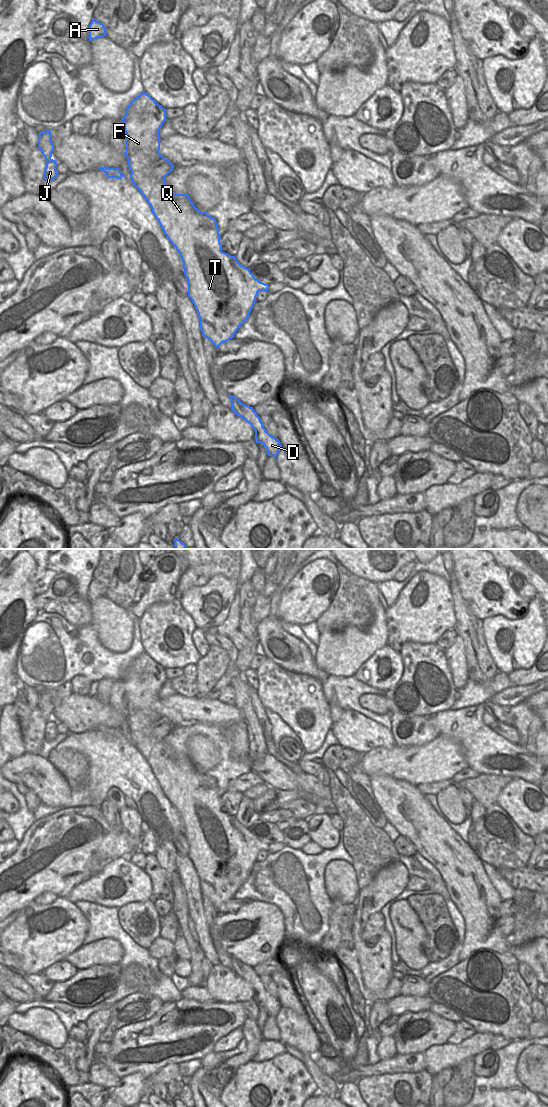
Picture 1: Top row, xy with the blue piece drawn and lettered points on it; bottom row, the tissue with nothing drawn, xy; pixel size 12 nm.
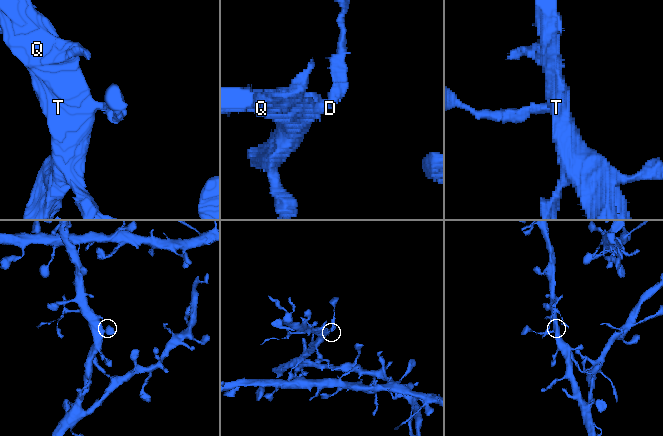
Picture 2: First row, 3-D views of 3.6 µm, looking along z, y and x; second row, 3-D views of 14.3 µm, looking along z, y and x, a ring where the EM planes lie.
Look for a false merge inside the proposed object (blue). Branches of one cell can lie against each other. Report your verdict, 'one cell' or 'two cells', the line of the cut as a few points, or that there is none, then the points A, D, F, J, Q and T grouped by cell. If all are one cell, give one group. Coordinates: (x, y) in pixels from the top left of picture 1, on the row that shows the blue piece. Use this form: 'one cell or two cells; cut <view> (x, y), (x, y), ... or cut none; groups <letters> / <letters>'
two cells; cut xy (106, 174), (114, 174), (120, 178); groups A D F Q T / J

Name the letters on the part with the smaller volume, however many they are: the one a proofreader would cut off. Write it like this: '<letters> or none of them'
J

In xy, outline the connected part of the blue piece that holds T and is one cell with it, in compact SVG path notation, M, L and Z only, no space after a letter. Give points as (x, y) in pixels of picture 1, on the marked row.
M144 91L131 101L121 119L126 133L124 155L131 170L130 178L144 196L164 234L178 251L188 281L188 297L198 313L202 336L218 348L232 339L247 320L259 291L268 292L269 285L260 282L249 268L241 265L235 256L222 251L218 224L207 212L199 211L189 195L175 194L165 183L173 164L160 153L159 130L167 120L166 109Z

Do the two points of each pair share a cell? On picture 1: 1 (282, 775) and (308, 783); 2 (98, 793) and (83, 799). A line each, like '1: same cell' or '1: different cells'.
1: different cells
2: different cells

